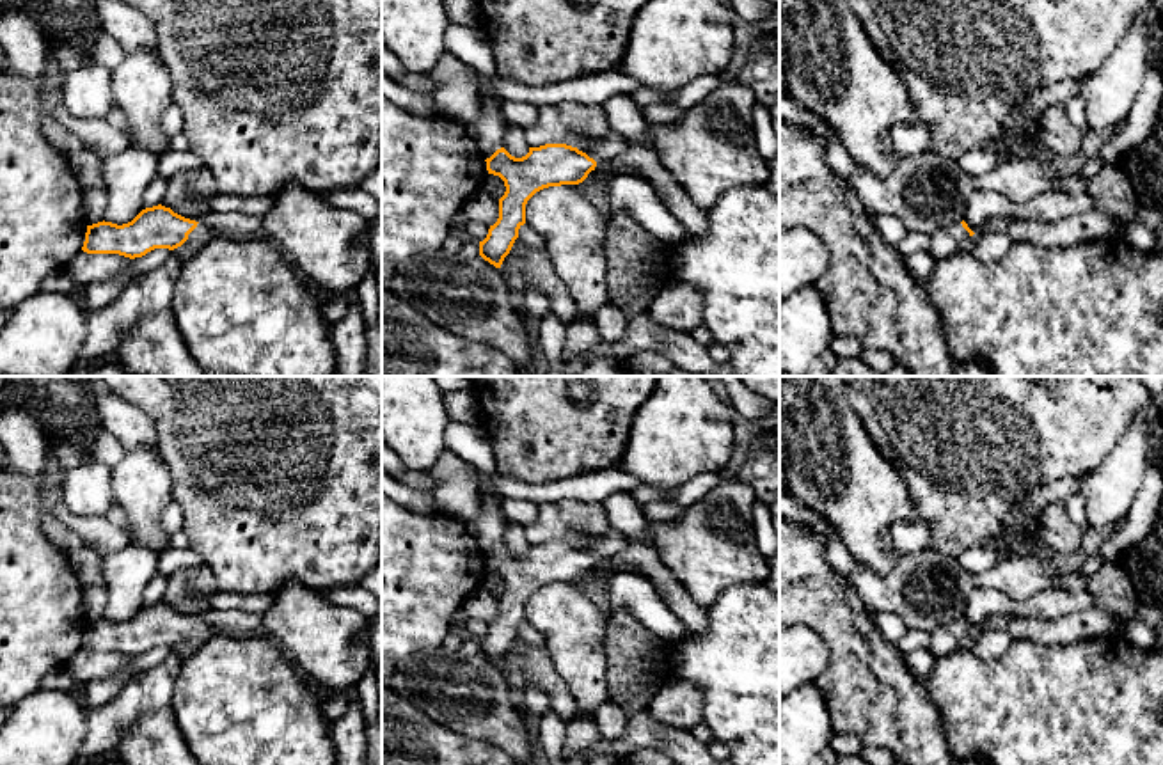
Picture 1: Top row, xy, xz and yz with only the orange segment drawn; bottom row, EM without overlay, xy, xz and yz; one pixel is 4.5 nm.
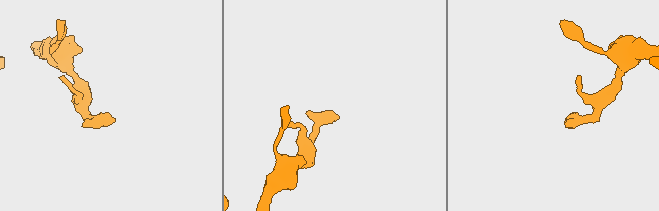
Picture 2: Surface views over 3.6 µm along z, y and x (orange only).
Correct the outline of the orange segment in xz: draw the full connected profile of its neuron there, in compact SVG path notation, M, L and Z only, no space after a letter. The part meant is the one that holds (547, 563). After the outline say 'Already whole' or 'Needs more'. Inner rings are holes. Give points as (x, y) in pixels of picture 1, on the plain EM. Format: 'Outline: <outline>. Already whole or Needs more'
Outline: M611 527L589 548L582 550L566 541L529 545L522 556L511 554L504 545L487 556L488 572L504 579L506 589L499 596L499 616L479 639L479 653L501 666L510 651L518 627L526 621L526 602L540 588L582 580L597 563L616 556L627 545L625 536Z. Needs more

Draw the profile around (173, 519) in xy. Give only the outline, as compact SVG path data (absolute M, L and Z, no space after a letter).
M170 502L163 511L162 511L162 517L160 517L160 522L162 522L162 527L165 532L172 534L179 529L185 529L185 515L183 515L183 509Z

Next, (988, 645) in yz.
M975 630L973 646L969 650L980 660L996 660L1005 655L1012 639L1007 630Z

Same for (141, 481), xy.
M140 447L124 453L112 467L115 502L128 517L126 532L131 545L140 545L160 556L170 547L169 532L160 517L172 502L172 481L158 449Z

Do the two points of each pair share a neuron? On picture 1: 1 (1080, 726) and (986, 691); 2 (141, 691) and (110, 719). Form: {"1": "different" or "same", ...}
{"1": "same", "2": "same"}

